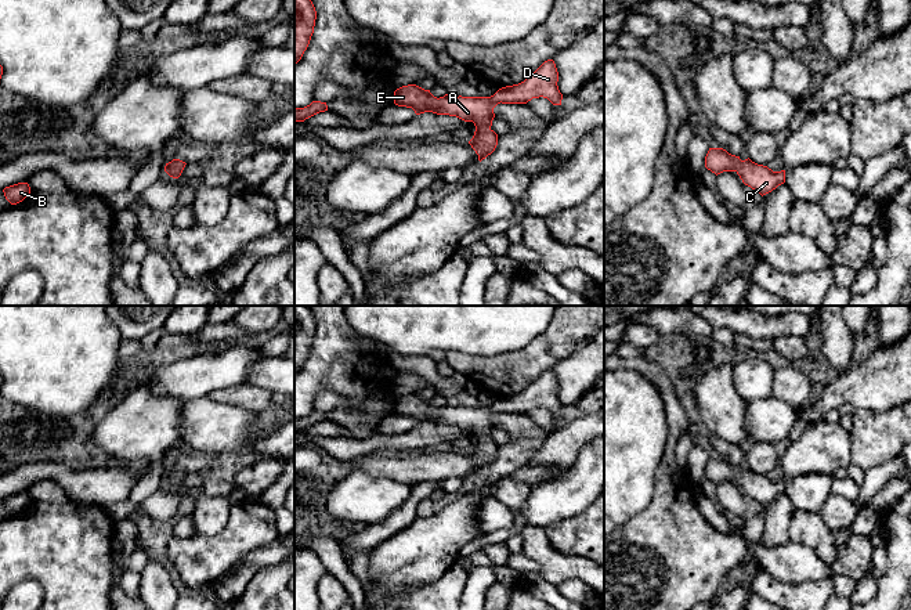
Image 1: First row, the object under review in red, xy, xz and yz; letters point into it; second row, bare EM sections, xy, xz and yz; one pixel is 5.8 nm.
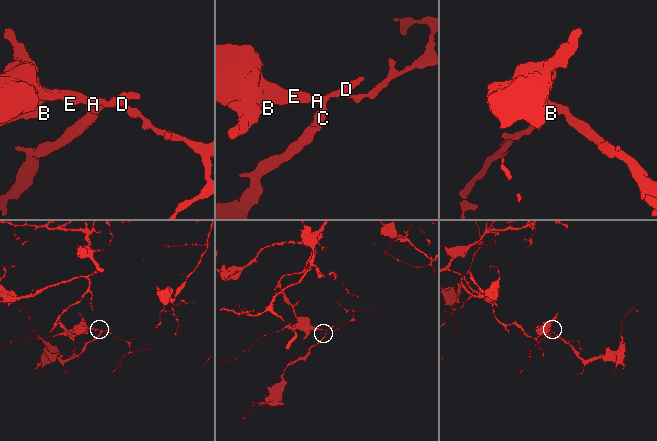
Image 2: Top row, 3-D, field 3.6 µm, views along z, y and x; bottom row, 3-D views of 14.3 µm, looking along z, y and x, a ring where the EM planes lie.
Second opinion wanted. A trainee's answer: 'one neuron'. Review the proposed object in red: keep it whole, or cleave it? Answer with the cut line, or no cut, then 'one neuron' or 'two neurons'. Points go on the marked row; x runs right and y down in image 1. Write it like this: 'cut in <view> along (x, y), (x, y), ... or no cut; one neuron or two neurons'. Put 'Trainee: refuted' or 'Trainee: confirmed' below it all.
no cut; one neuron
Trainee: confirmed

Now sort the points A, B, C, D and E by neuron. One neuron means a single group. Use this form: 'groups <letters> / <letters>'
groups A B C D E

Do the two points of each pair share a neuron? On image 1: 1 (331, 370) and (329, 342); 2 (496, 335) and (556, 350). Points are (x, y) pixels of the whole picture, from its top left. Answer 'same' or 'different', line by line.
1: same
2: different

